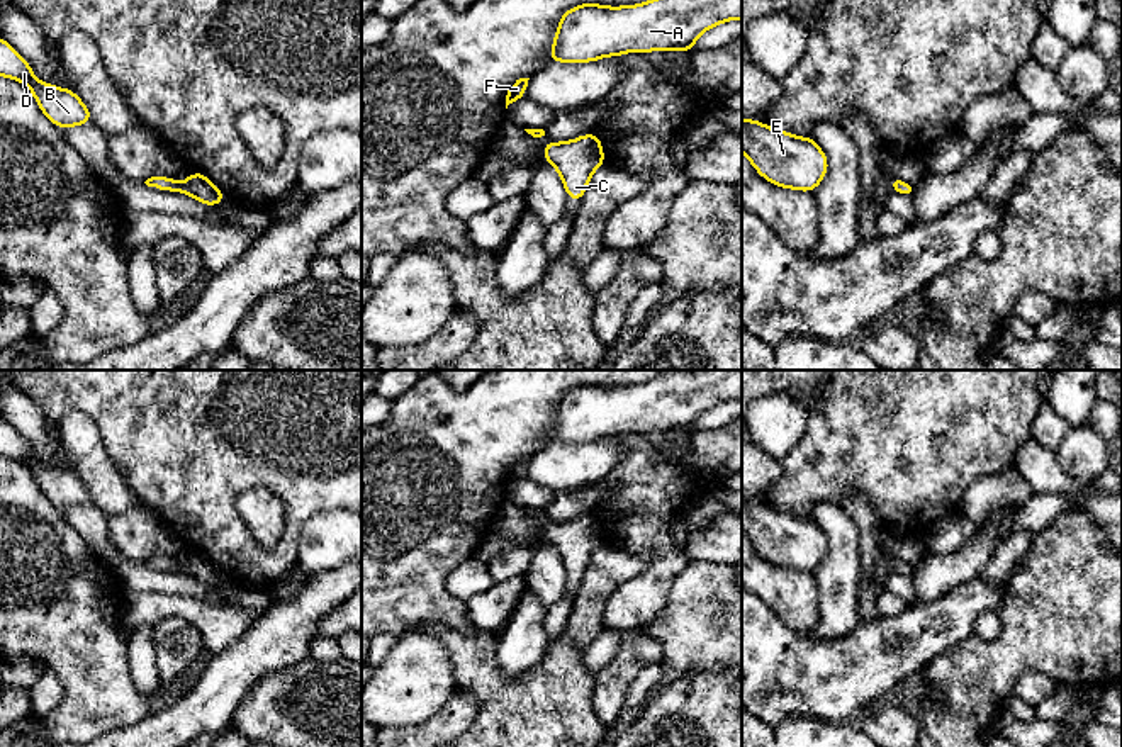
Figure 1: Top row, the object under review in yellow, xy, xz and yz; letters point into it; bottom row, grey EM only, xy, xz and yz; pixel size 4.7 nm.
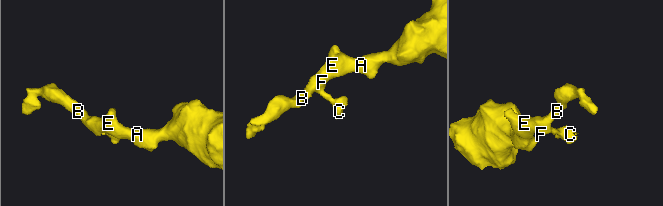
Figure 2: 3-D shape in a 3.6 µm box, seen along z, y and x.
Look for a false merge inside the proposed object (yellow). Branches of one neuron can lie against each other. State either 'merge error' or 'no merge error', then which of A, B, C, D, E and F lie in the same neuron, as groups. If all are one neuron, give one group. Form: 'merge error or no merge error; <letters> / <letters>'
no merge error; A B C D E F

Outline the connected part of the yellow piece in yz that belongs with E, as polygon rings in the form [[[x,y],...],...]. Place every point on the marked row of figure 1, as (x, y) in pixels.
[[[742,119],[742,151],[769,183],[813,192],[828,170],[828,160],[813,138],[799,138]]]

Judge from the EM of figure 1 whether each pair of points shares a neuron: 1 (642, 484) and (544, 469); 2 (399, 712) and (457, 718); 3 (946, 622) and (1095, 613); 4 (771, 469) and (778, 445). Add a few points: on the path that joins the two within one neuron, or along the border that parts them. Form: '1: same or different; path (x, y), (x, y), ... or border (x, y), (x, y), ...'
1: different; border (627, 443), (622, 459), (605, 477)
2: different; border (457, 690), (430, 718), (398, 729)
3: different; border (973, 634), (949, 645), (939, 656)
4: different; border (759, 445), (779, 462)

